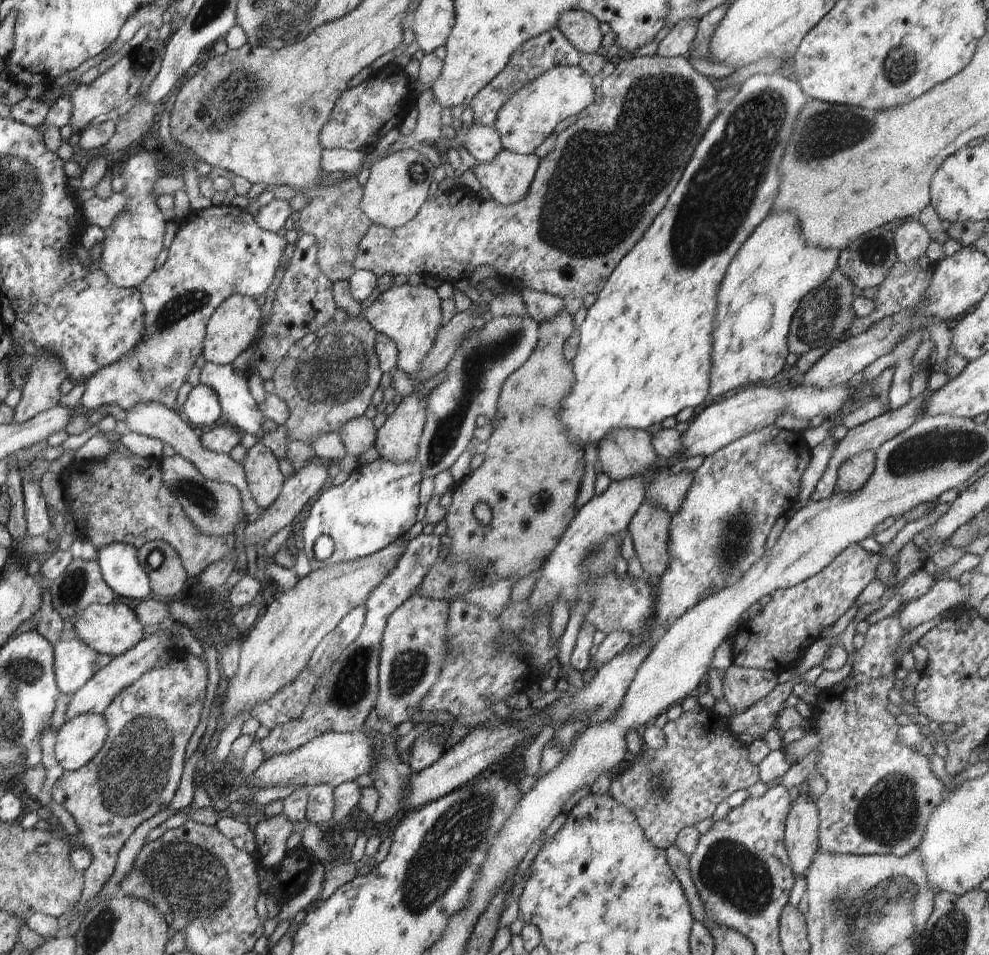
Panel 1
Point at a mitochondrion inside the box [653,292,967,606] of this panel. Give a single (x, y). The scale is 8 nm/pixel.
(737, 537)

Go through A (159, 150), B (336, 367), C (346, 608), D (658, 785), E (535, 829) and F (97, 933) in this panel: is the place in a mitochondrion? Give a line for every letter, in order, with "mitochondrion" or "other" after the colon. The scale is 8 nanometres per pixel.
A: other
B: mitochondrion
C: other
D: mitochondrion
E: other
F: mitochondrion

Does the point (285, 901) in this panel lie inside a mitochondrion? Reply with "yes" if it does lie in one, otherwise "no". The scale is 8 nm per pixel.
no

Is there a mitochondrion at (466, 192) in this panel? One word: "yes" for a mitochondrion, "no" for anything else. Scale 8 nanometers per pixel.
no

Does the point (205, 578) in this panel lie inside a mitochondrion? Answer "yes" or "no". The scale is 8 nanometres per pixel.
no

